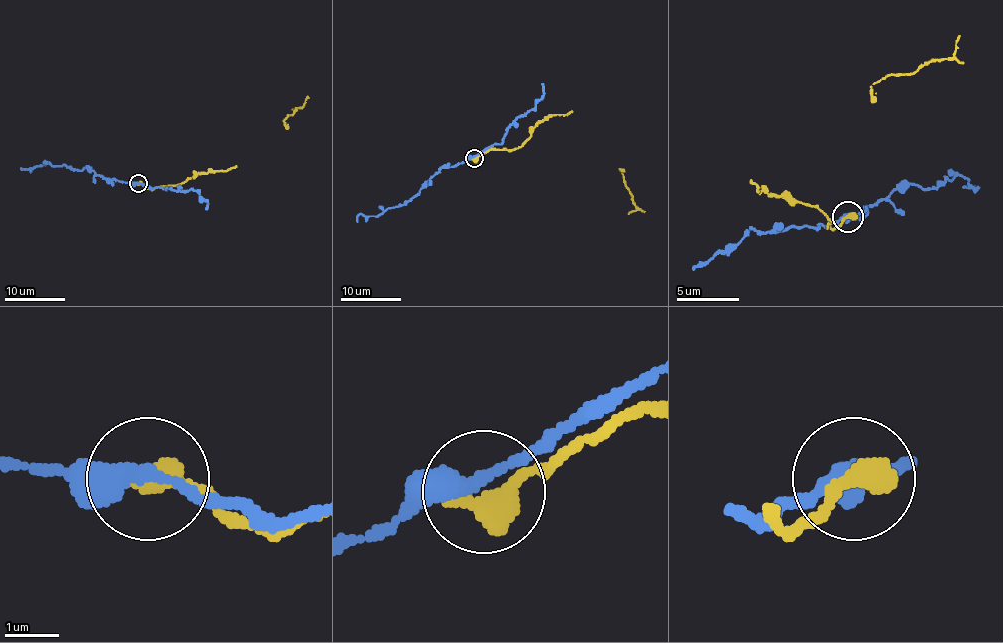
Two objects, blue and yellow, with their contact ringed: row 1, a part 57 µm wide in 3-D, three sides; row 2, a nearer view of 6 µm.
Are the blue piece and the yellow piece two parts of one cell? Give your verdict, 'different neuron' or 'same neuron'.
different neuron

